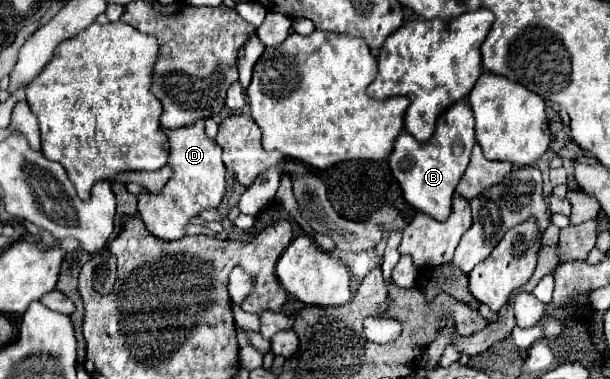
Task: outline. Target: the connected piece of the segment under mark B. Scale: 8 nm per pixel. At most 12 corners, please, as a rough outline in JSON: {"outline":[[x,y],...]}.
{"outline":[[466,98],[430,140],[402,132],[388,162],[404,198],[434,220],[450,214],[470,162]]}

